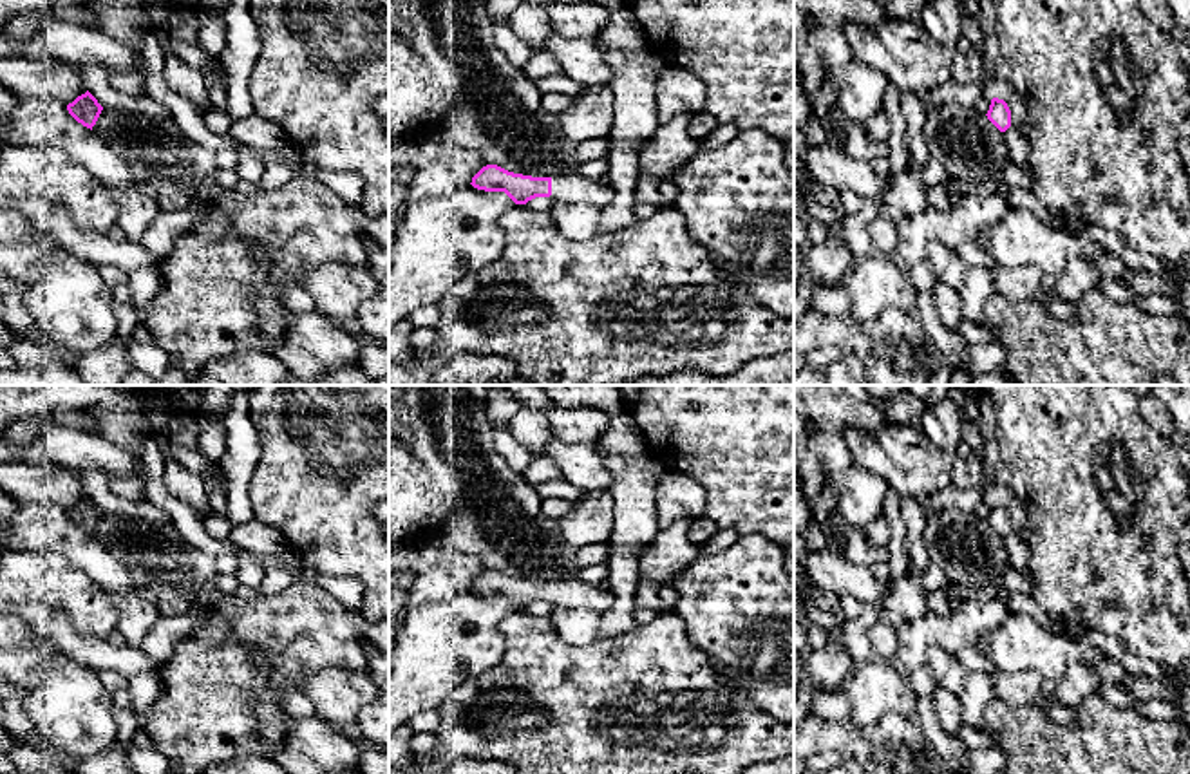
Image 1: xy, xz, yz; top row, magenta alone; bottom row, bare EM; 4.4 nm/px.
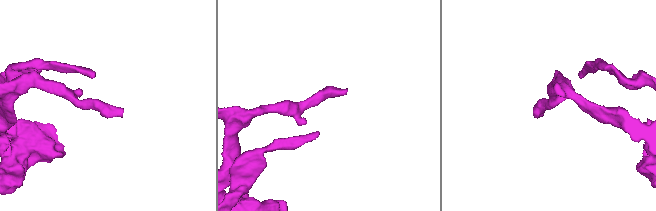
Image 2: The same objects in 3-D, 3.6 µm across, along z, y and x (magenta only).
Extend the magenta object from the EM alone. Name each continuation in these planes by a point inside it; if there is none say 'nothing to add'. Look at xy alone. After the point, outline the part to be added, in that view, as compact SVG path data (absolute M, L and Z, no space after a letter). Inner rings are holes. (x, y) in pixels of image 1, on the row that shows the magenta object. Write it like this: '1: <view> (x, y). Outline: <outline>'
nothing to add

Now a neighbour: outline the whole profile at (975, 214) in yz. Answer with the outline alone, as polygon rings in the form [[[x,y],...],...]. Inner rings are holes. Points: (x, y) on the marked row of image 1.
[[[995,192],[968,195],[951,210],[930,206],[913,217],[897,215],[899,242],[892,257],[904,268],[913,266],[928,259],[928,244],[933,239],[957,248],[998,224],[1007,212],[1009,206]]]

